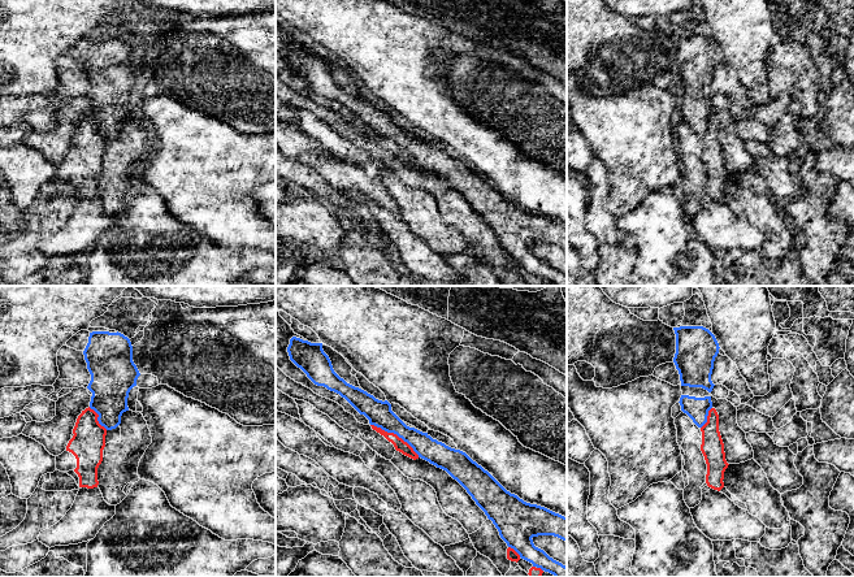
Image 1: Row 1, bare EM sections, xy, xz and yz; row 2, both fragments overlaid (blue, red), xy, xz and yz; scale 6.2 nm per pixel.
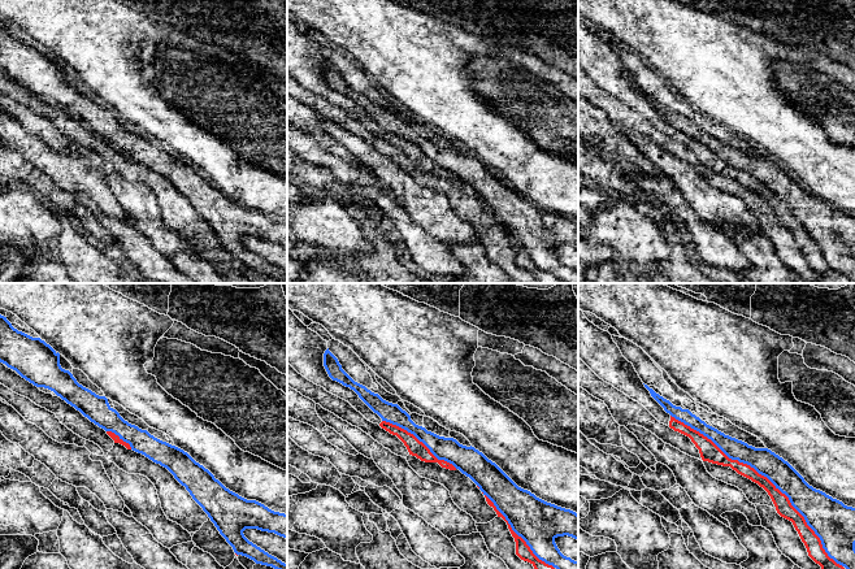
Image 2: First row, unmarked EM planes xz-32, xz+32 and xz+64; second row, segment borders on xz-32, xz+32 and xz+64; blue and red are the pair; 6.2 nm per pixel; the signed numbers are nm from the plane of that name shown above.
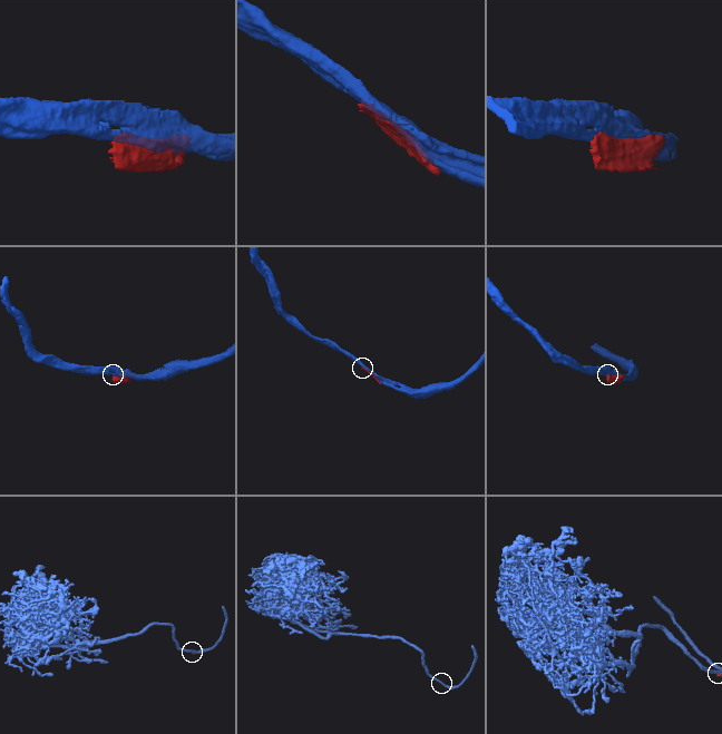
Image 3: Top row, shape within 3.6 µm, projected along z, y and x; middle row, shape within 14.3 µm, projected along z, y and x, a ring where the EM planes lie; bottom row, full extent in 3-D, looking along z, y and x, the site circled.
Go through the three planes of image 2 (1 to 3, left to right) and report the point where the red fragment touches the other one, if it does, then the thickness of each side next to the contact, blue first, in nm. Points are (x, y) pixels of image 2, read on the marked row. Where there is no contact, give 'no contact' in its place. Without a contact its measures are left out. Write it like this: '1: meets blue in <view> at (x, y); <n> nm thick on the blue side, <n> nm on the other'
1: meets blue in xz-32 at (120, 437); 160 nm thick on the blue side, 50 nm on the other
2: meets blue in xz+32 at (516, 533); 280 nm thick on the blue side, 90 nm on the other
3: meets blue in xz+64 at (765, 476); 160 nm thick on the blue side, 100 nm on the other

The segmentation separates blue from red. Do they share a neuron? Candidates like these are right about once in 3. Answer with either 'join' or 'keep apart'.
keep apart

